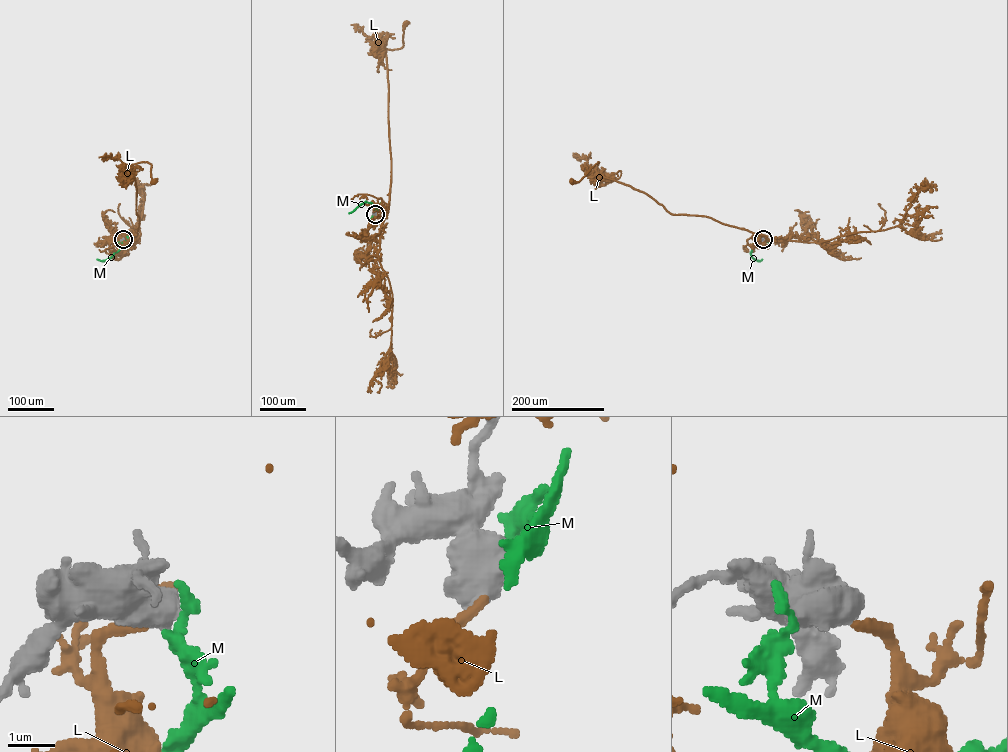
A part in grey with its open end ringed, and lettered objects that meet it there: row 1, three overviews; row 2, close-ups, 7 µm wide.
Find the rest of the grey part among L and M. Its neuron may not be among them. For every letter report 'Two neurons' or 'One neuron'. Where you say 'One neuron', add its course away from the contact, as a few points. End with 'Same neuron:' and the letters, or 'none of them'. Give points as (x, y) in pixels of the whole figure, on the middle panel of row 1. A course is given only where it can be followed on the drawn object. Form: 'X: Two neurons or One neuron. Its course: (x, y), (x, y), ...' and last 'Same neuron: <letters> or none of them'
L: One neuron. Its course: (375, 214), (378, 199), (388, 207), (391, 178), (387, 65), (381, 48), (400, 48), (407, 22)
M: Two neurons
Same neuron: L

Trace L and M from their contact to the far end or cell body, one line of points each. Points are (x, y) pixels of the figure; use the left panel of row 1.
L: (123, 239), (125, 245), (136, 234), (139, 222), (135, 180), (129, 166), (148, 162), (151, 181), (155, 181)
M: (124, 238), (119, 250), (110, 257), (97, 259)

